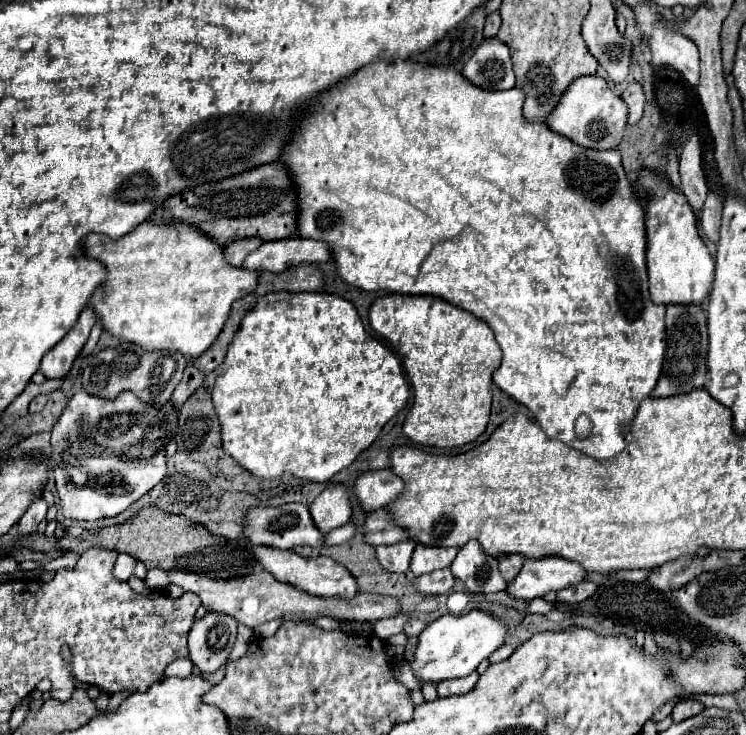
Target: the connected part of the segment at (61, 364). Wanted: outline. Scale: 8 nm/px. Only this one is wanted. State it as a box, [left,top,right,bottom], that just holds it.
[41,307,97,379]

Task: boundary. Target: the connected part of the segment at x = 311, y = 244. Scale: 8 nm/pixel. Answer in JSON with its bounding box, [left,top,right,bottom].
[243,237,333,271]

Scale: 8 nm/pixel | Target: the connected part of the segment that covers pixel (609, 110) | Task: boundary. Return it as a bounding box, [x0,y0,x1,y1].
[545,77,627,149]

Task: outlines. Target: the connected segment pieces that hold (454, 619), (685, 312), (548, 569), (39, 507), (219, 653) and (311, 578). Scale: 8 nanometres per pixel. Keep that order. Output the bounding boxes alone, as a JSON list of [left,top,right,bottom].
[[411,611,507,683],[653,305,707,397],[505,555,587,599],[19,499,47,535],[189,613,237,673],[245,541,357,597]]

